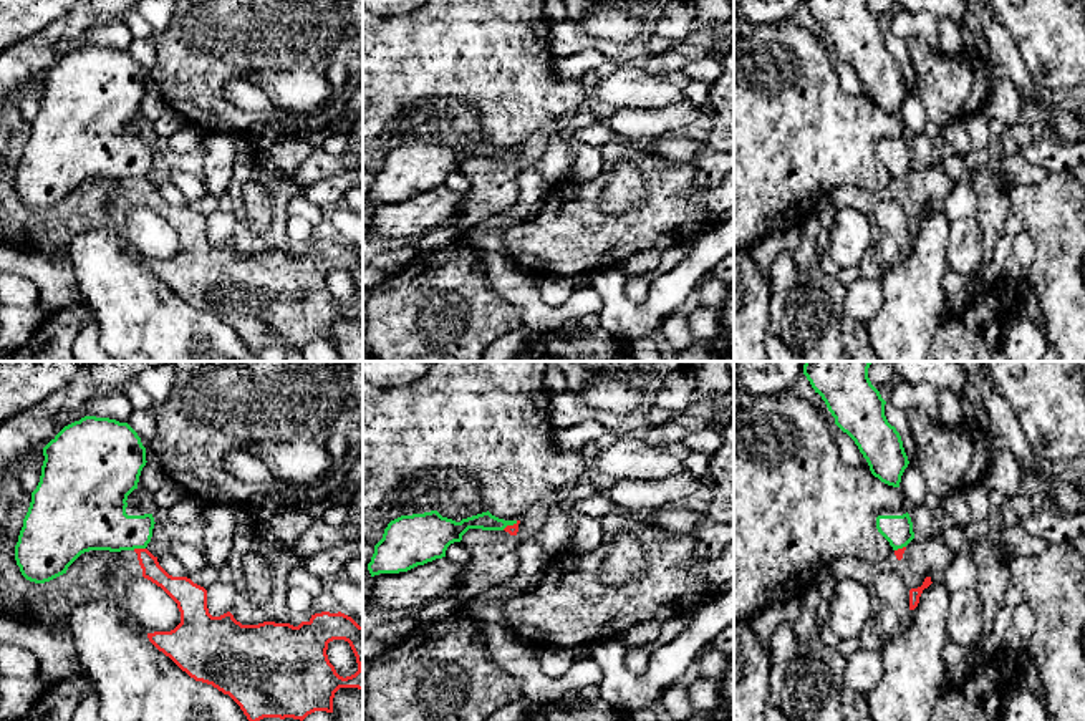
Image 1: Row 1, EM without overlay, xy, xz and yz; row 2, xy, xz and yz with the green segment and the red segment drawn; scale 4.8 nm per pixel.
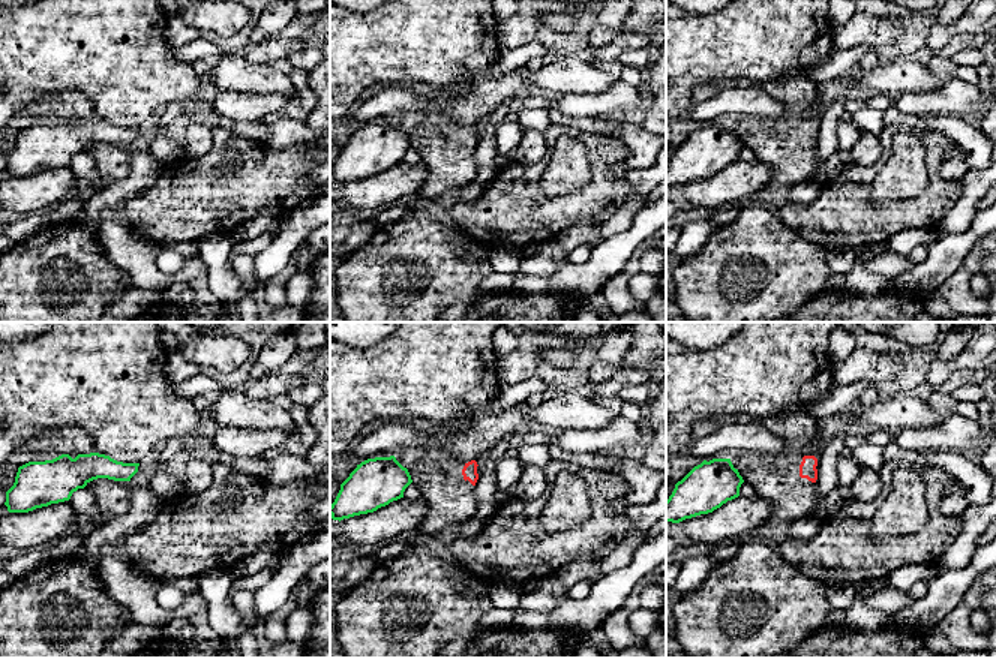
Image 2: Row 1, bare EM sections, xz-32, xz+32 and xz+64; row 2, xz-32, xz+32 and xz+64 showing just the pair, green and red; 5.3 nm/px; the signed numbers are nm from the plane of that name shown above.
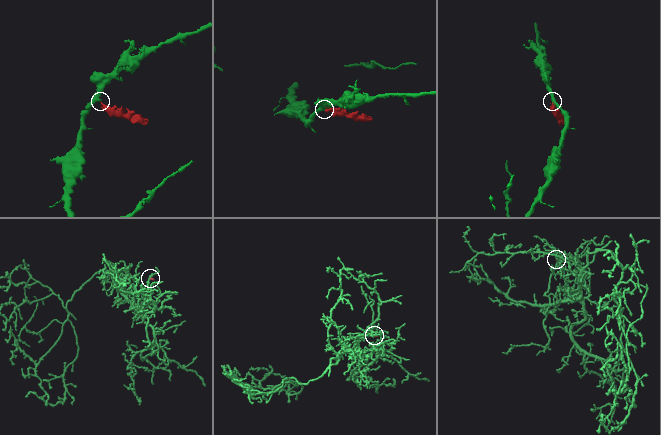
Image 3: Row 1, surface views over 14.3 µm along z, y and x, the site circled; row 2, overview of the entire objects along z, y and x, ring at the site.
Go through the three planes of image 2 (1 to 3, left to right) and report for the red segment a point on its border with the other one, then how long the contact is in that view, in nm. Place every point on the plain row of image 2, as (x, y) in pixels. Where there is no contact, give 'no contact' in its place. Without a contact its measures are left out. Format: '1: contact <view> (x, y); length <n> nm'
1: no contact
2: no contact
3: no contact

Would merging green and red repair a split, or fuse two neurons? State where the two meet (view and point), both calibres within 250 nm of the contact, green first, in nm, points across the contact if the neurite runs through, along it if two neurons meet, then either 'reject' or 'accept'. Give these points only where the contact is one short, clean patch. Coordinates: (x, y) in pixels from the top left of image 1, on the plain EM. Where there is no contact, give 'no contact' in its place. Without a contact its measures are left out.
meets green in xy at (138, 176); 300 nm thick on the green side, 100 nm on the other; border along xy (144, 176), (133, 178); reject

